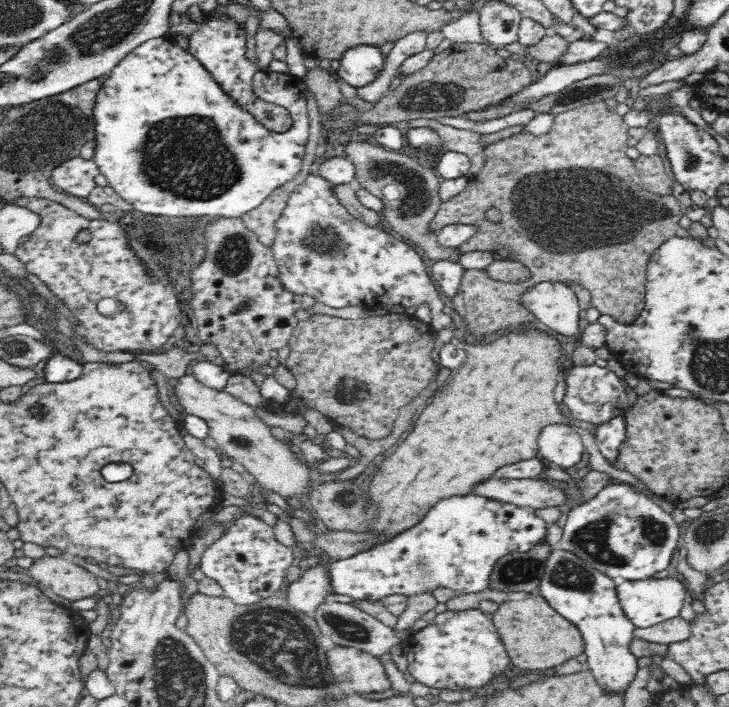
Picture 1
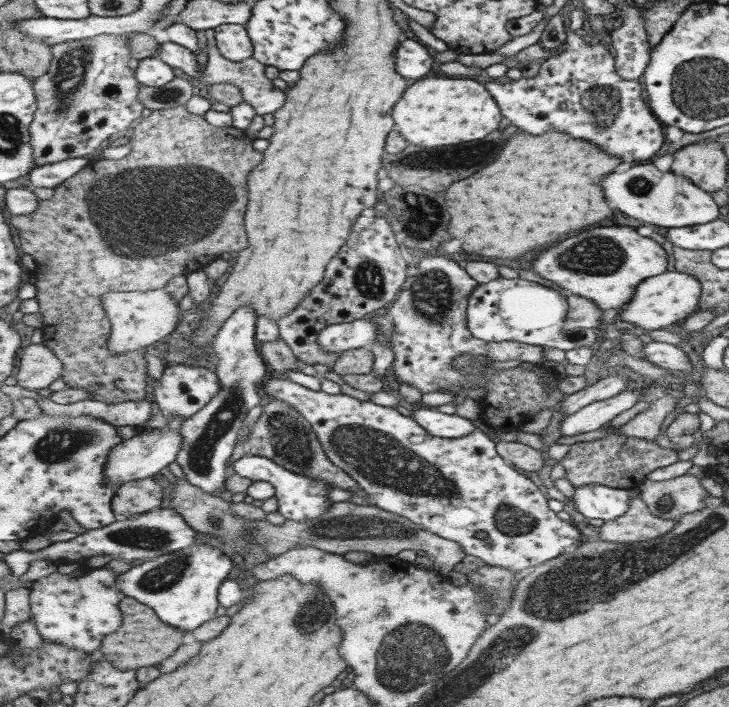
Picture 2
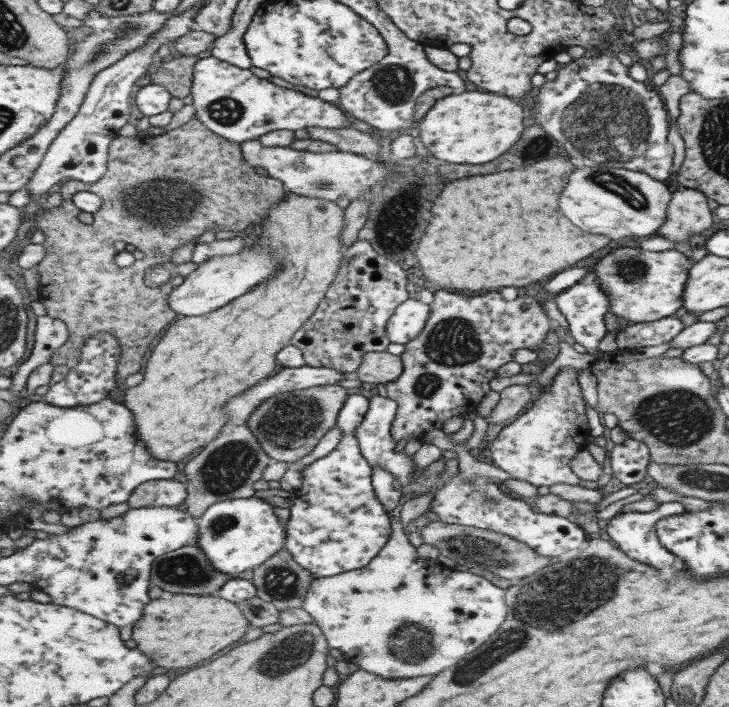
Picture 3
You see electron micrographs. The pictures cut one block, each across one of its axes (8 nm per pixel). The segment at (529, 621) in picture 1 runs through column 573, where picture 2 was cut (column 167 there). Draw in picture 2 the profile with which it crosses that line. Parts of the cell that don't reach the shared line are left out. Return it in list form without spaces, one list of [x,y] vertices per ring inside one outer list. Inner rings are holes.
[[[125,597],[121,600],[121,611],[123,611],[123,628],[119,628],[115,634],[106,636],[107,640],[101,646],[101,653],[105,660],[109,660],[120,671],[137,671],[159,664],[167,658],[171,658],[185,640],[191,640],[193,632],[183,631],[171,624],[161,620],[154,608],[139,602],[135,598]]]

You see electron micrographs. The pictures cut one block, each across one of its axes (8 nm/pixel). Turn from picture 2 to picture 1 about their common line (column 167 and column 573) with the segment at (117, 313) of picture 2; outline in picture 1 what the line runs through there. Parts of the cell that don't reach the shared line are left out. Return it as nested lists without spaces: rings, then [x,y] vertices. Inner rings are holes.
[[[561,282],[535,284],[523,294],[523,305],[535,314],[542,327],[551,333],[576,336],[580,332],[580,303],[574,289]]]

